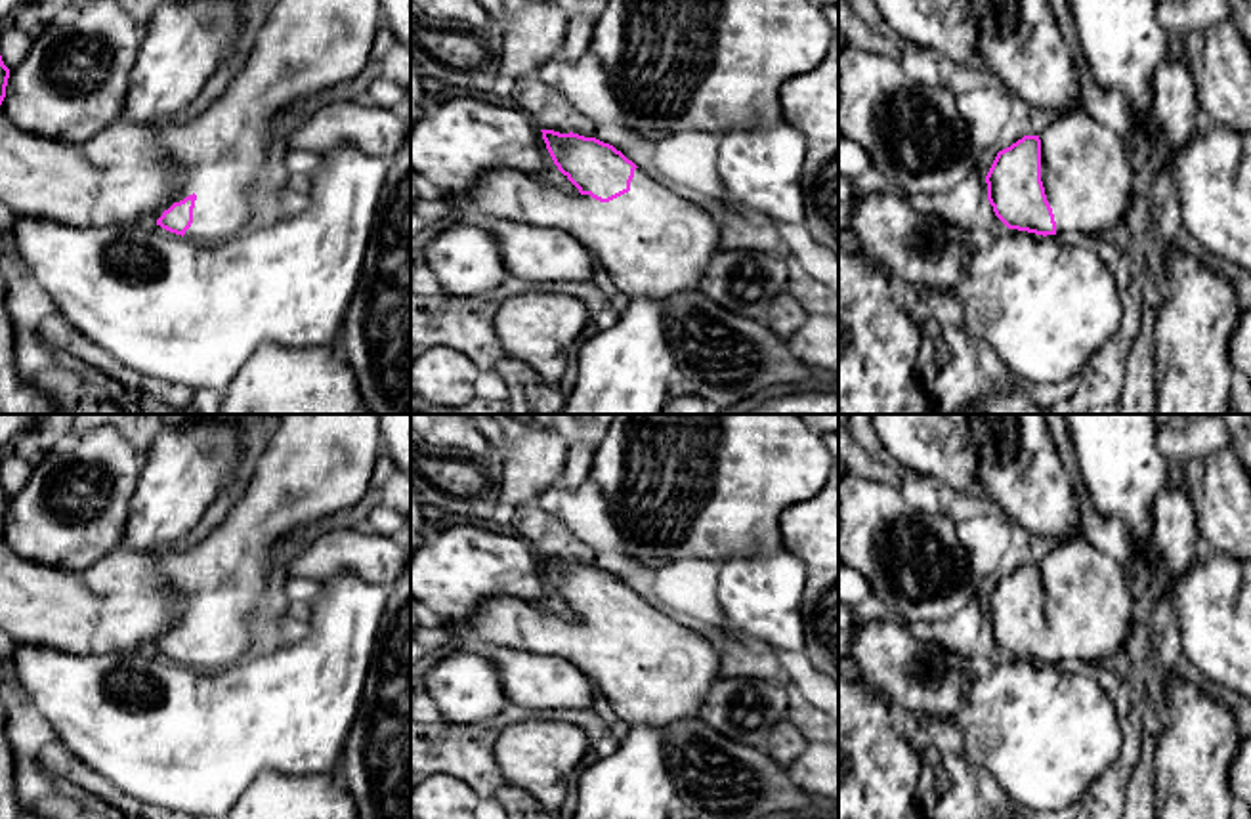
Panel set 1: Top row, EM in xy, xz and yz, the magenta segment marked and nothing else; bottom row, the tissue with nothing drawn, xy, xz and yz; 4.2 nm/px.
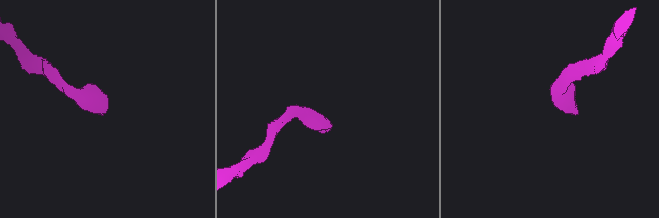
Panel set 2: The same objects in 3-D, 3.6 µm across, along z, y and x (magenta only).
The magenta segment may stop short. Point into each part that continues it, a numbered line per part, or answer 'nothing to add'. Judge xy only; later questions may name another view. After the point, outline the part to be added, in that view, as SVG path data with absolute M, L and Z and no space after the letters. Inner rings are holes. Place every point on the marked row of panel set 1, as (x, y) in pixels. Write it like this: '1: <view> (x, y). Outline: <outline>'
1: xy (130, 170). Outline: M275 0L241 73L220 99L187 124L139 124L120 118L84 143L63 143L15 126L0 109L0 202L13 216L48 218L73 227L105 227L130 225L141 218L159 220L174 202L195 193L193 223L183 237L202 244L231 239L248 225L248 193L256 187L267 147L279 139L275 122L294 103L359 76L380 25L380 0Z

